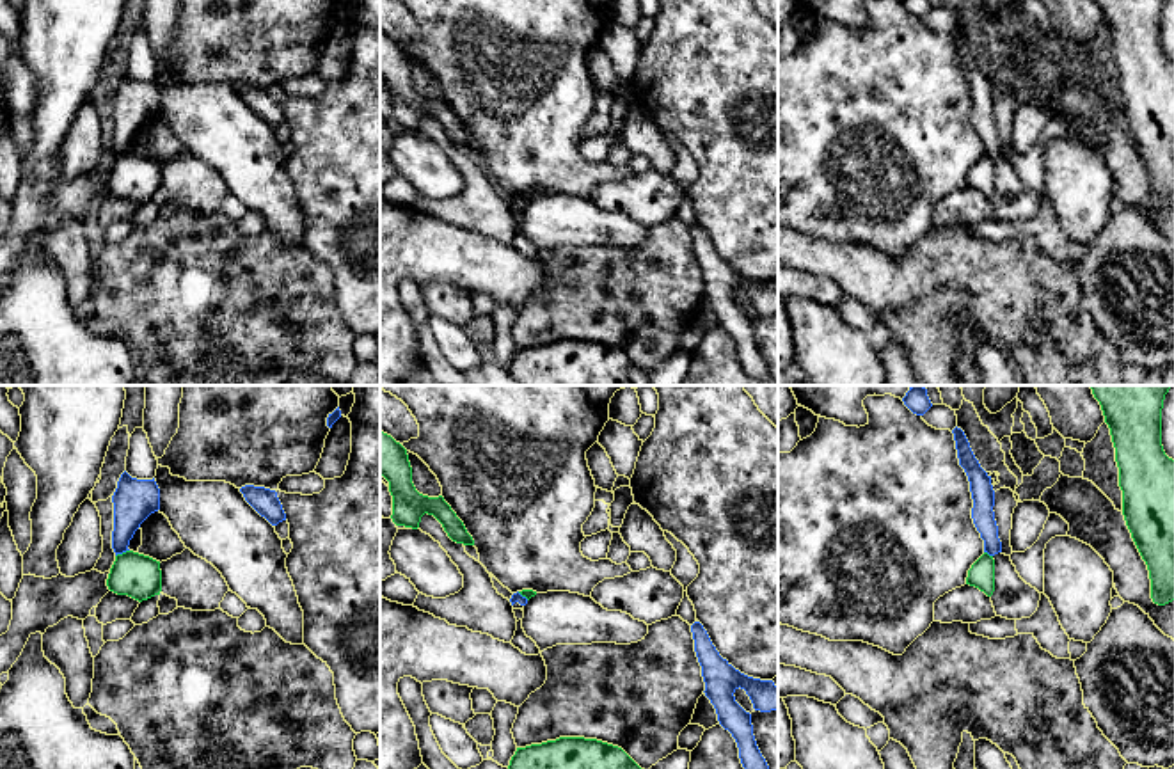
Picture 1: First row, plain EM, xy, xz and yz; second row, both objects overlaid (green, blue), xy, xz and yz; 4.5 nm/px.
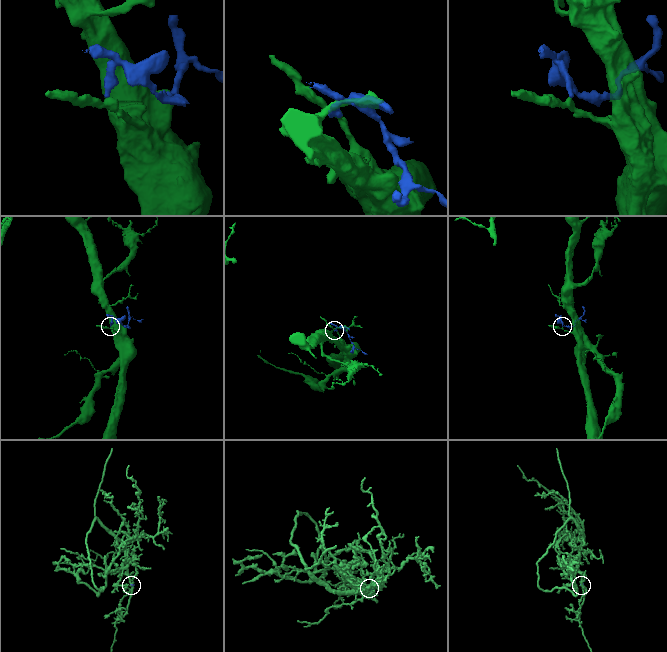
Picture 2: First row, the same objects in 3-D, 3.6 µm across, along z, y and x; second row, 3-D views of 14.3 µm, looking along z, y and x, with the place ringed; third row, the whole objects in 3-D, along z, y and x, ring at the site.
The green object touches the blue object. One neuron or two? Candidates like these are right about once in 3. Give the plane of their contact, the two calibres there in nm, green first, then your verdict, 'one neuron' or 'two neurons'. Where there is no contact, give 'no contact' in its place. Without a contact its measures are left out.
xy | 200/190 nm | two neurons

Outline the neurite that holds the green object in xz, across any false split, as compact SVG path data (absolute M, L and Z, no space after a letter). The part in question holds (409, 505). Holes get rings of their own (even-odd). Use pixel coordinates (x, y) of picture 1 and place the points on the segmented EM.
M380 430L380 474L389 481L393 495L393 522L417 529L424 513L433 515L448 536L464 545L474 545L464 522L456 517L442 495L428 497L416 490L407 449Z

